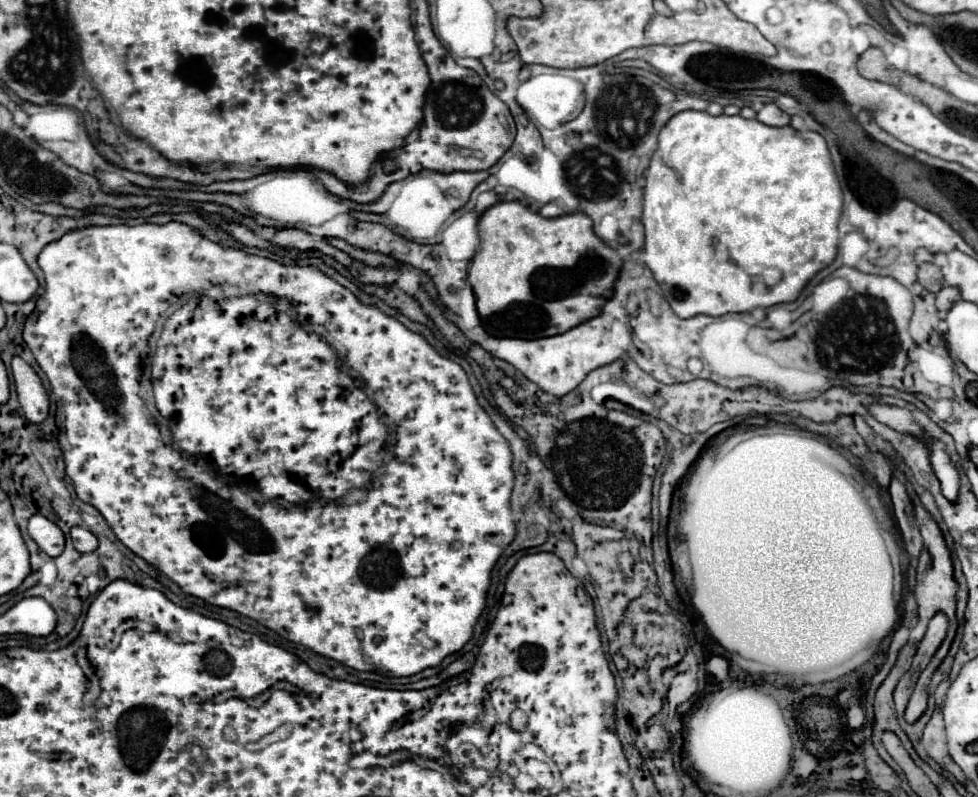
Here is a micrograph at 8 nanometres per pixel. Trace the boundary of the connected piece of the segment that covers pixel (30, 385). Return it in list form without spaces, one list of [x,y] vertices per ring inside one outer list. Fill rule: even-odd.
[[[13,357],[11,369],[13,369],[19,403],[23,407],[25,417],[35,425],[43,423],[49,415],[49,397],[45,393],[45,387],[41,383],[39,375],[21,357]]]

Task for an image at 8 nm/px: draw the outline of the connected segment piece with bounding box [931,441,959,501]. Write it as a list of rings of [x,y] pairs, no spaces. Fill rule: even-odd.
[[[939,441],[931,443],[931,465],[937,479],[941,481],[943,495],[949,501],[955,501],[957,491],[959,491],[959,475],[957,475],[957,469],[951,465],[949,455],[945,453],[945,445]]]

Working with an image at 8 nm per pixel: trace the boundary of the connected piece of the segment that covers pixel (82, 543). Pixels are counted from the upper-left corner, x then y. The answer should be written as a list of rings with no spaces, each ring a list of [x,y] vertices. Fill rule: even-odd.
[[[73,527],[71,529],[71,539],[73,539],[73,545],[79,553],[91,553],[99,547],[97,537],[91,531],[87,531],[85,527]]]

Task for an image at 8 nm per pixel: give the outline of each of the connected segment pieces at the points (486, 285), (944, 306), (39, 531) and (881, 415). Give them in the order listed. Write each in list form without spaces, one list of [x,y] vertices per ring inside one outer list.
[[[501,201],[481,215],[479,239],[481,249],[477,259],[473,257],[467,281],[471,283],[477,297],[481,325],[489,335],[495,337],[551,337],[595,317],[605,299],[611,297],[613,281],[621,269],[621,257],[617,251],[605,245],[593,233],[593,221],[583,213],[545,219],[519,201]]]
[[[943,287],[937,293],[937,309],[941,313],[947,313],[951,309],[951,305],[955,305],[959,299],[961,299],[961,295],[959,295],[959,291],[955,287]]]
[[[33,515],[29,519],[29,535],[35,539],[35,543],[49,555],[49,557],[59,557],[65,549],[65,535],[63,531],[49,521],[43,515]]]
[[[869,405],[869,411],[885,425],[893,427],[901,433],[911,433],[915,437],[921,437],[921,427],[913,421],[911,413],[907,409],[891,407],[891,405]]]

